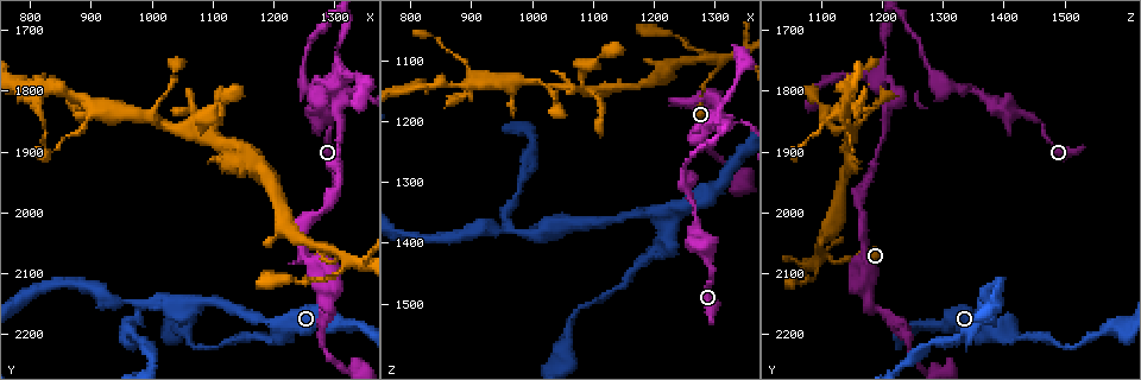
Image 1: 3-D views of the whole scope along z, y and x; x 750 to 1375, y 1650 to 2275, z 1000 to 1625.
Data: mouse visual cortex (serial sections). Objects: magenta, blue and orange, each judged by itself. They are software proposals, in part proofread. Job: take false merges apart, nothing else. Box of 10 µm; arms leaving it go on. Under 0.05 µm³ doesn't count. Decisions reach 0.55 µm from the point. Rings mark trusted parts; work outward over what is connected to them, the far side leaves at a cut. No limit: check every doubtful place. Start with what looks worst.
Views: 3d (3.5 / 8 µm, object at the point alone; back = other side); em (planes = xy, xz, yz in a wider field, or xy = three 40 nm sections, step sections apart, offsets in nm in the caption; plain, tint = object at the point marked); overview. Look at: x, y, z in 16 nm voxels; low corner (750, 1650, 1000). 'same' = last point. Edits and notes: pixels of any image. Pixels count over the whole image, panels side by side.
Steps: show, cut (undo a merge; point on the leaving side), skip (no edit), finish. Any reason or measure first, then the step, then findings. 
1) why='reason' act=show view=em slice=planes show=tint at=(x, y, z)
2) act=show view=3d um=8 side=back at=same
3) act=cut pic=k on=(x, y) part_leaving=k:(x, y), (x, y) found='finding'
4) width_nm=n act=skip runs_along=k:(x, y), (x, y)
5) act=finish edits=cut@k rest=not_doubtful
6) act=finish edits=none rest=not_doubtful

why='small branch off a trunk' act=show view=3d um=8 at=(985, 2150, 1380)

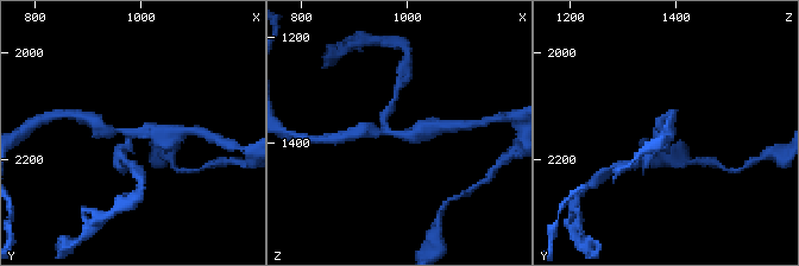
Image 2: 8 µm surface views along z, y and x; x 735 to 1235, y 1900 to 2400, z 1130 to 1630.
arms=3 arm_widths_nm=150,200,450 act=show view=em slice=planes show=tint at=same

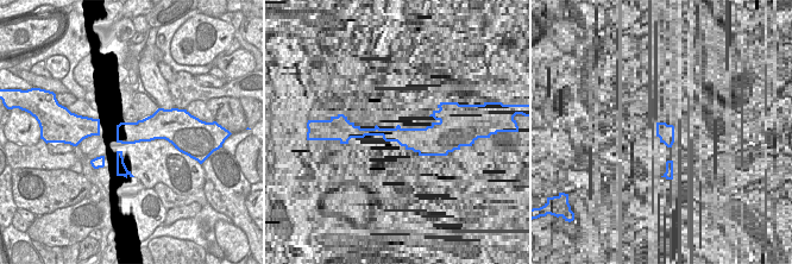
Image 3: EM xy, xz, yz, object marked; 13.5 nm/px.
act=skip runs_along=2:(167, 134), (107, 132), (100, 127) found='all the same cell'

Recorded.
why='narrows sharply' act=show view=3d um=3.5 at=(1310, 2080, 1115)

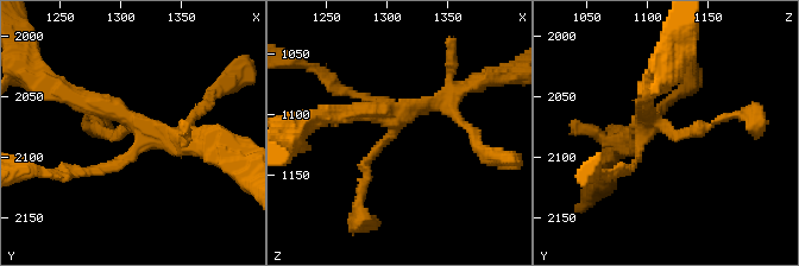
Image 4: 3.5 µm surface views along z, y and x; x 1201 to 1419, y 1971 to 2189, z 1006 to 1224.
act=skip runs_along=4:(362, 189), (365, 162), (395, 119), (333, 113) found='one cell here'

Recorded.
why='sharp bend' act=show view=3d um=3.5 at=(1100, 1880, 1140)

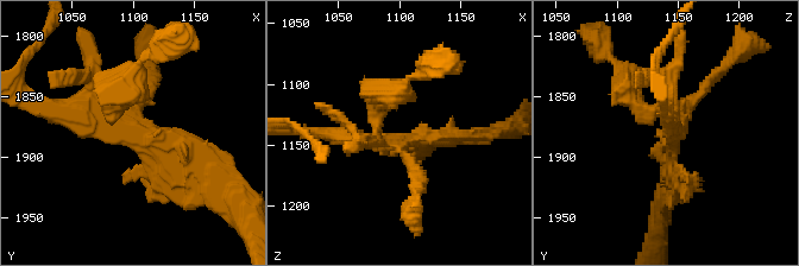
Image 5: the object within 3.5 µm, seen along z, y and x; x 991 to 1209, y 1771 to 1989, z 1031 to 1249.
why='now the EM' act=show view=em slice=xy step=5 show=tint at=(1100, 1884, 1146)

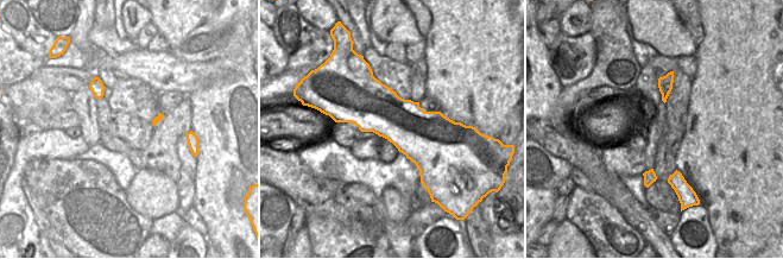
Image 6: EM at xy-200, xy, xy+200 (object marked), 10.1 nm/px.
why='another direction' act=show view=em slice=xy step=2 show=tint at=same

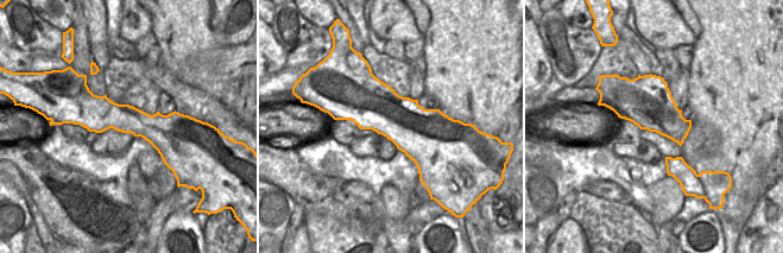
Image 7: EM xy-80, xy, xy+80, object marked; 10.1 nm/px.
act=skip runs_along=5:(197, 176), (176, 146), (63, 111) found='all the same cell'

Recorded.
why='sharp bend' act=show view=3d um=3.5 at=(1005, 1850, 1135)

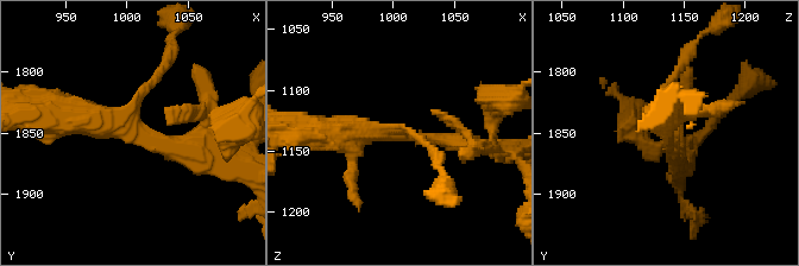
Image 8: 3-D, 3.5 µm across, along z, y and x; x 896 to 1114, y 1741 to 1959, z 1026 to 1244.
act=show view=em slice=xy step=5 show=tint at=(1000, 1852, 1136)

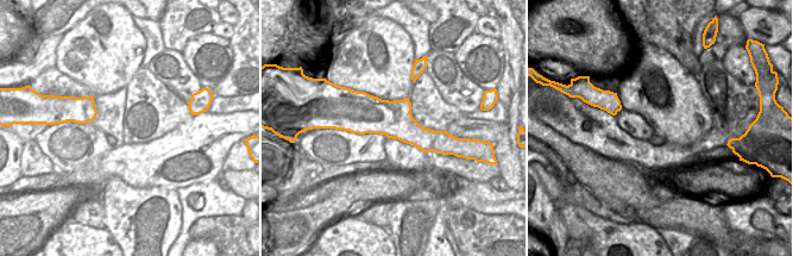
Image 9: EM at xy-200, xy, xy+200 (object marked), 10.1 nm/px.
act=skip runs_along=9:(342, 123), (445, 137) found='one cell here'

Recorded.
why='sudden change in width' act=show view=3d um=3.5 at=(1245, 1770, 1280)

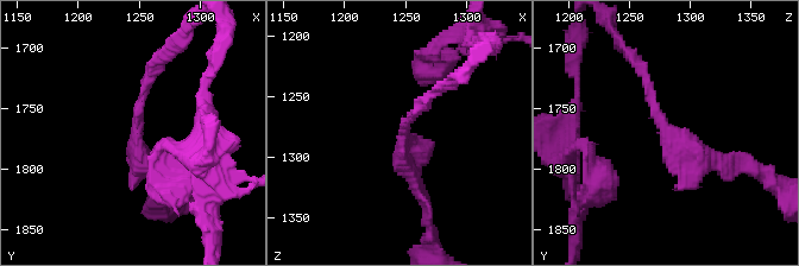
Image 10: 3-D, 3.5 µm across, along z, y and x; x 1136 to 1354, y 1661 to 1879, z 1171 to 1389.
act=show view=em slice=planes show=tint at=(1246, 1774, 1284)

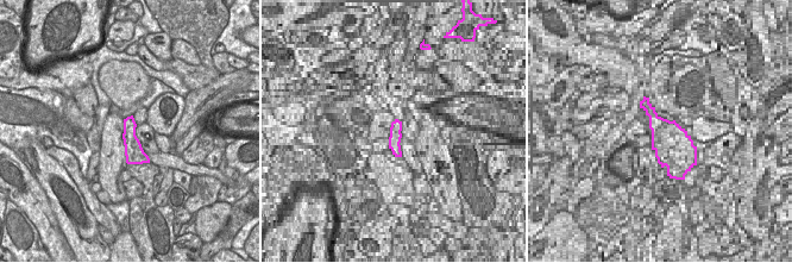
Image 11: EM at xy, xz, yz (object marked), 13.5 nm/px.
act=skip runs_along=10:(731, 168), (675, 141), (640, 65) found='continuous, no second cell'

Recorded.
act=show view=3d um=3.5 at=(1305, 1765, 1200)

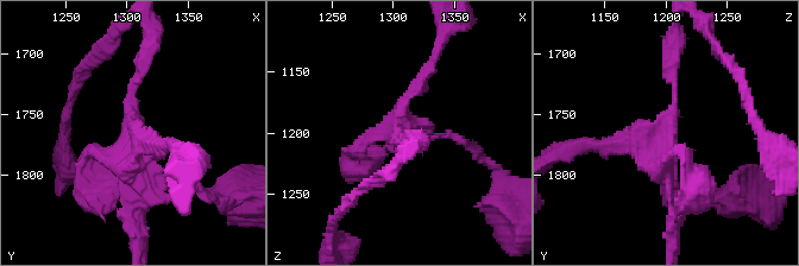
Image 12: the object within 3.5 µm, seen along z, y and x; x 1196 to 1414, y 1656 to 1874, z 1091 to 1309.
why='now the EM' act=show view=em slice=xy step=2 show=tint at=(1304, 1770, 1200)

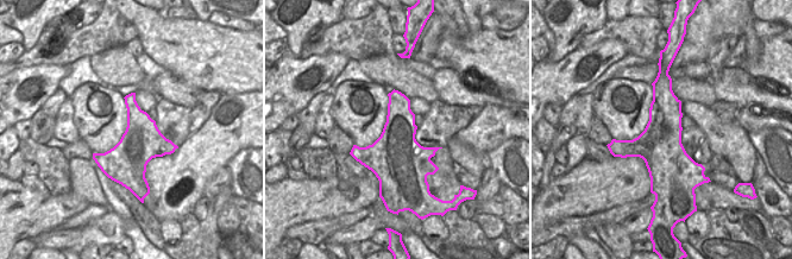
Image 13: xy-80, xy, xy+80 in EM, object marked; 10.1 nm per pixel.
arm_widths_nm=150,150,150,250 act=skip runs_along=12:(669, 61), (673, 112), (664, 170), (679, 206) found='all the same cell'

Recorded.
why='abrupt turn' act=show view=em slice=xy step=2 show=tint at=(1325, 1815, 1205)

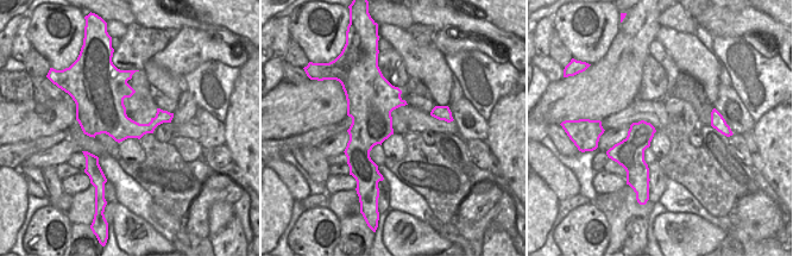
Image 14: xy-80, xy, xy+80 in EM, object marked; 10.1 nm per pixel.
why='see where the arms go' act=show view=3d um=3.5 side=back at=same

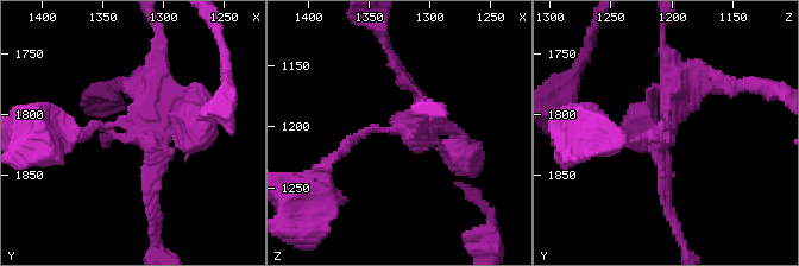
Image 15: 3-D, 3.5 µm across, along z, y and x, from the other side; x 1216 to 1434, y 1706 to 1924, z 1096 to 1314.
arms=3 act=skip runs_along=15:(421, 128), (363, 131), (341, 156) found='all the same cell'

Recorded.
act=finish edits=none rest=not_doubtful

